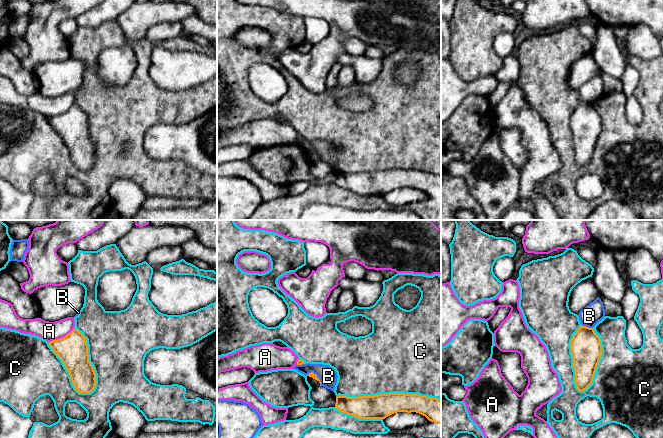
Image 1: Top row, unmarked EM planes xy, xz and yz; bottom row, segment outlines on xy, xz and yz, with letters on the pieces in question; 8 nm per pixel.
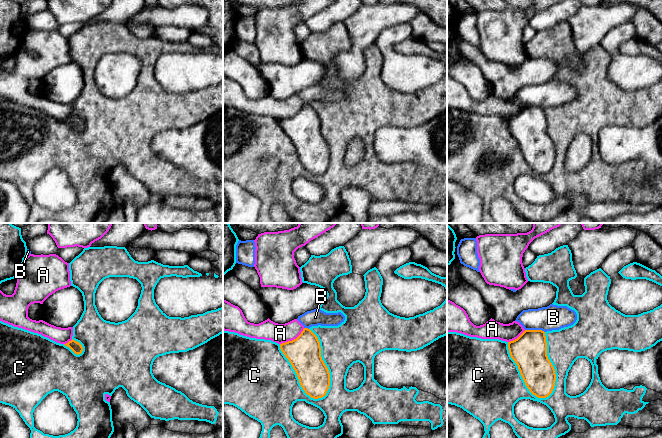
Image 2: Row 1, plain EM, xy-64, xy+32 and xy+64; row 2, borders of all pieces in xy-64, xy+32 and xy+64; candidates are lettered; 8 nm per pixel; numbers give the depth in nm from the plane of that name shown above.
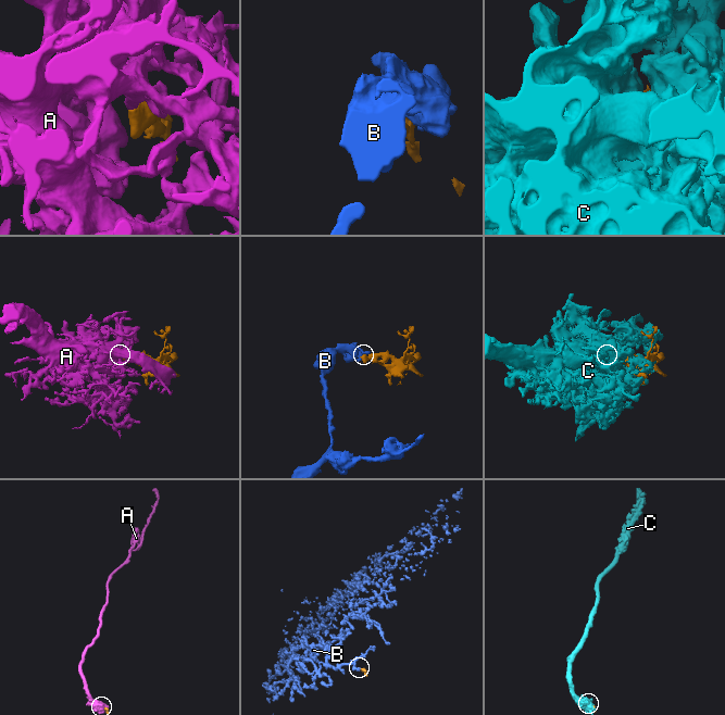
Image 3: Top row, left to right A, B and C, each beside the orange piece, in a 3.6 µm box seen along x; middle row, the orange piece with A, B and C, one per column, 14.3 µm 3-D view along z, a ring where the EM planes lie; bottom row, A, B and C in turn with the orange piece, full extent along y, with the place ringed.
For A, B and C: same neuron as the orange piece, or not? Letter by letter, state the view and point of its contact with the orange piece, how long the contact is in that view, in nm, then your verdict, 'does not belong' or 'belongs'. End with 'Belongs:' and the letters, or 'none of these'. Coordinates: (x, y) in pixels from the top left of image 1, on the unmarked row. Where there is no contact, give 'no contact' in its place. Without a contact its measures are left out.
A: xy (61, 114) | 240 nm | belongs
B: yz (587, 103) | 100 nm | does not belong
C: yz (573, 136) | 550 nm | does not belong
Belongs: A

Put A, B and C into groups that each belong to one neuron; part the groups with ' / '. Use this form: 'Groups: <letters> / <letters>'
Groups: A / B / C

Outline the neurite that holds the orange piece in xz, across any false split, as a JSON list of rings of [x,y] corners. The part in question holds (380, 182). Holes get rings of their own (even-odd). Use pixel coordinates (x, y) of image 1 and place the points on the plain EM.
[[[390,169],[374,172],[336,172],[335,184],[359,195],[385,195],[397,188],[416,188],[441,200],[441,175],[419,170]]]

